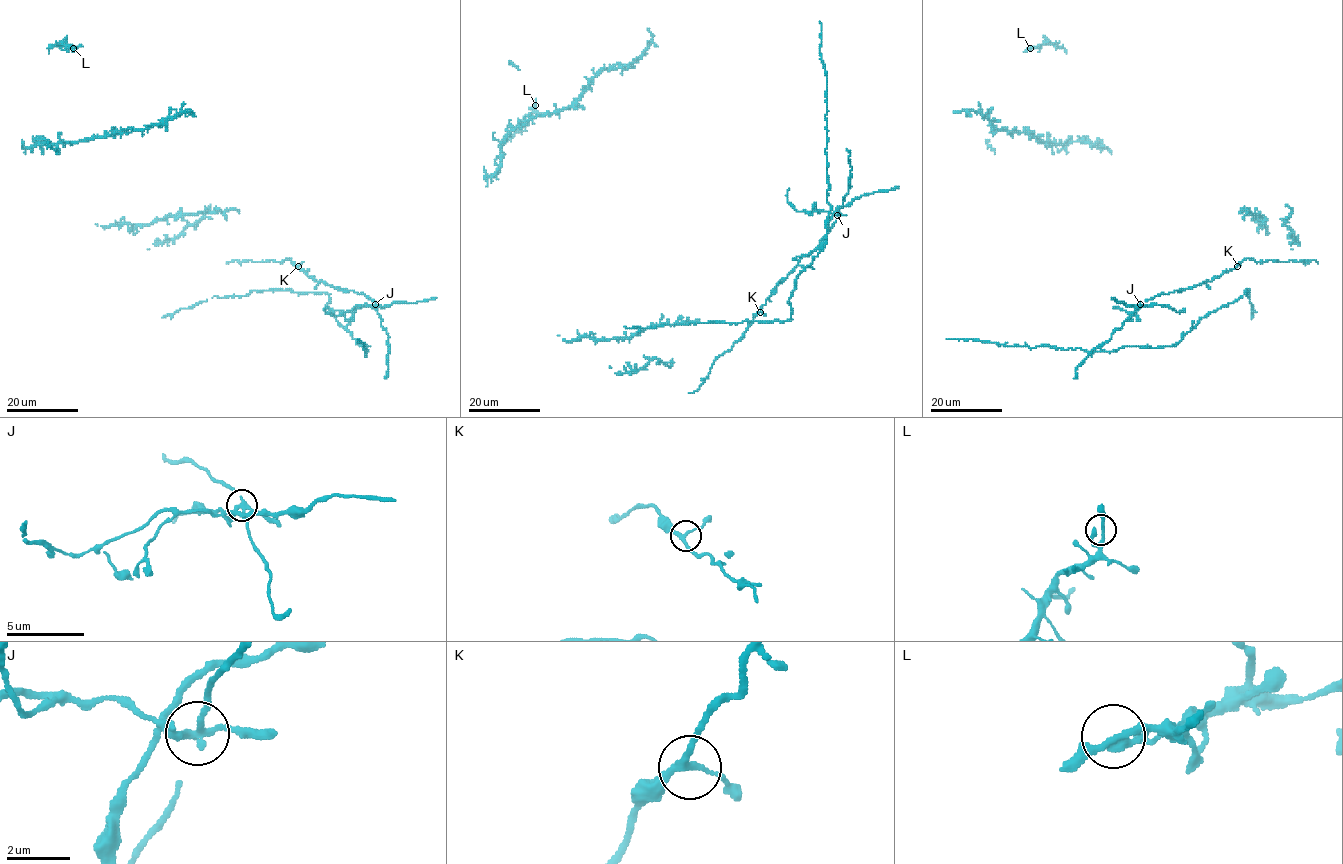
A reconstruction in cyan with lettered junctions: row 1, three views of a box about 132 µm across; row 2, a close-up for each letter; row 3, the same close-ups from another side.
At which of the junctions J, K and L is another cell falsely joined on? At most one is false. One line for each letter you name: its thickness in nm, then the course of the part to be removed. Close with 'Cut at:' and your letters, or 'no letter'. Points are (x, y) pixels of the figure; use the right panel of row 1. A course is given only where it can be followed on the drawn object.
J: calibre 220 nm; course (1139, 304), (1127, 306), (1112, 297)
Cut at: J

